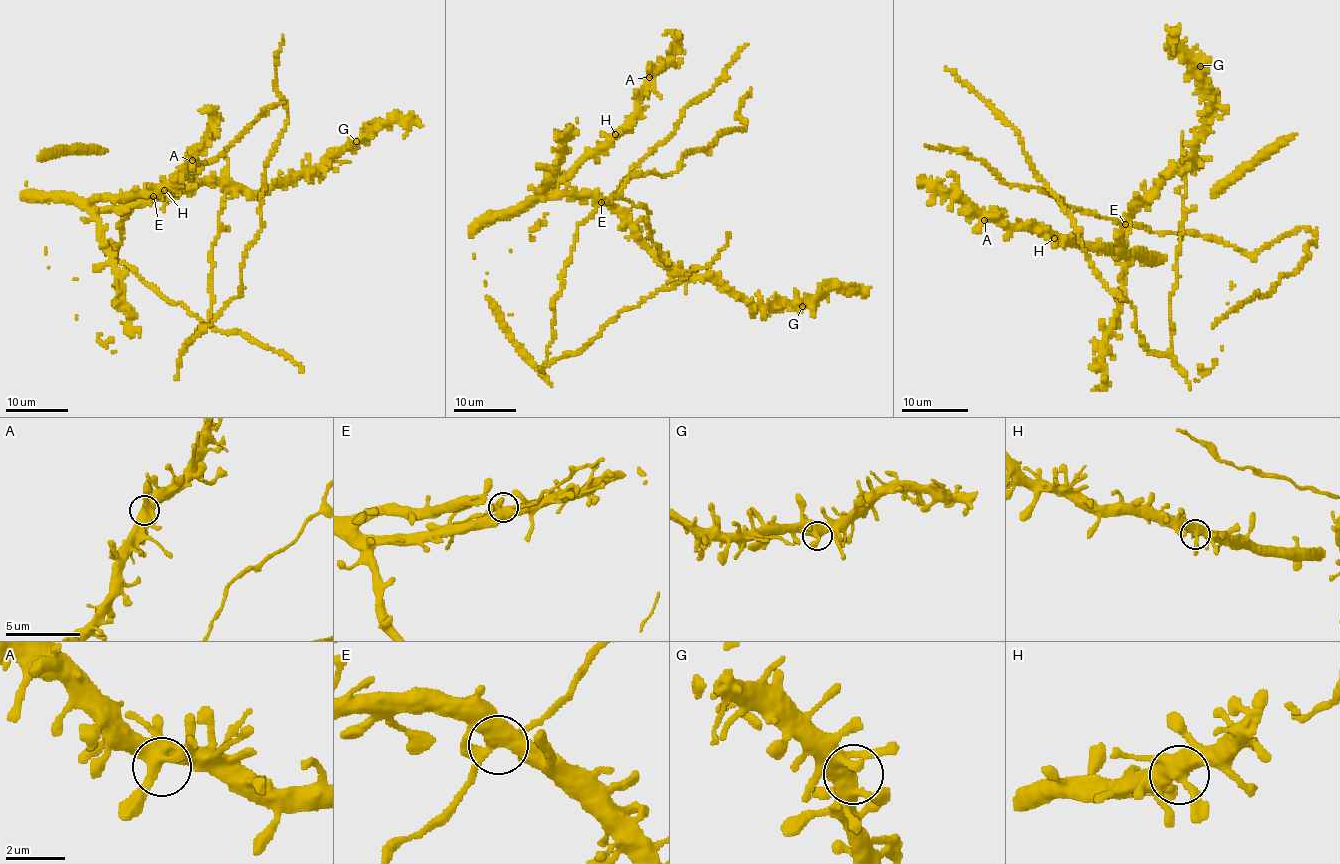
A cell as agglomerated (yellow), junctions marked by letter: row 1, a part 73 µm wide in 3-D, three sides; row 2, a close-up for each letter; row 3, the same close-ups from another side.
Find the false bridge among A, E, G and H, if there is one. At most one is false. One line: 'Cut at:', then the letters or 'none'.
Cut at: none

